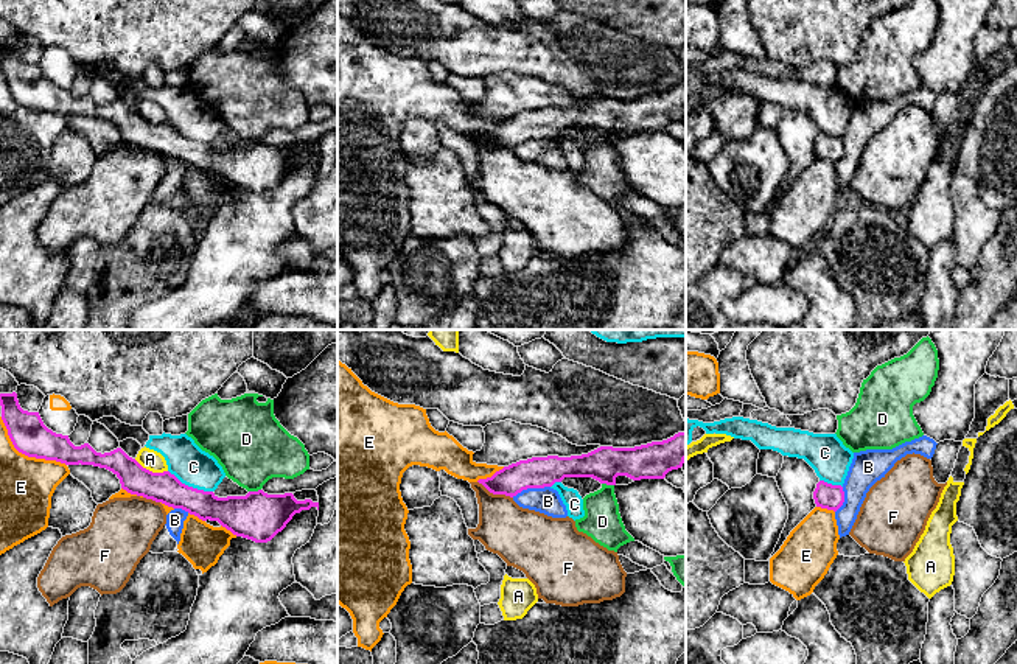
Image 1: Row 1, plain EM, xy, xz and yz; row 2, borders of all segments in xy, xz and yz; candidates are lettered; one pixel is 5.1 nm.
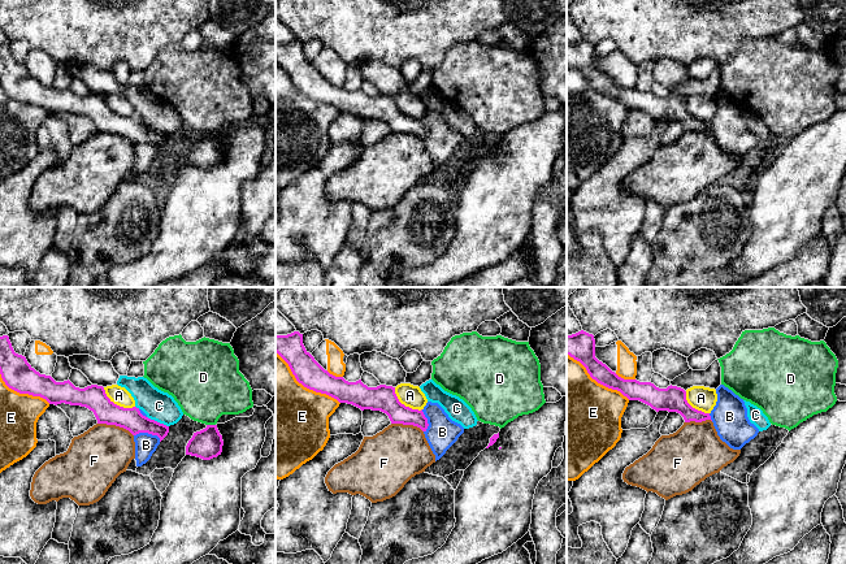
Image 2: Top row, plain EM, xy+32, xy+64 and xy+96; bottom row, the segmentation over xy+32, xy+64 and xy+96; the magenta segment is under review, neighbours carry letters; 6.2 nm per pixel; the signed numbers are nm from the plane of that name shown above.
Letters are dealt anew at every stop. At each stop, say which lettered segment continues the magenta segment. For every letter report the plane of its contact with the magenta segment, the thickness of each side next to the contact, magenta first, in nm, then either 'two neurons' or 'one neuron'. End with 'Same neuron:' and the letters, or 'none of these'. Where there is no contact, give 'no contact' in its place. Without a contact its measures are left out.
A: meets magenta in xy; 160 nm thick on the magenta side, 110 nm on the other; two neurons
B: meets magenta in xz; 160 nm thick on the magenta side, 140 nm on the other; two neurons
C: meets magenta in xy; 170 nm thick on the magenta side, 200 nm on the other; two neurons
D: meets magenta in xy; 260 nm thick on the magenta side, 380 nm on the other; two neurons
E: meets magenta in xy; 190 nm thick on the magenta side, 280 nm on the other; two neurons
F: meets magenta in xz; 160 nm thick on the magenta side, 300 nm on the other; two neurons
Same neuron: none of these

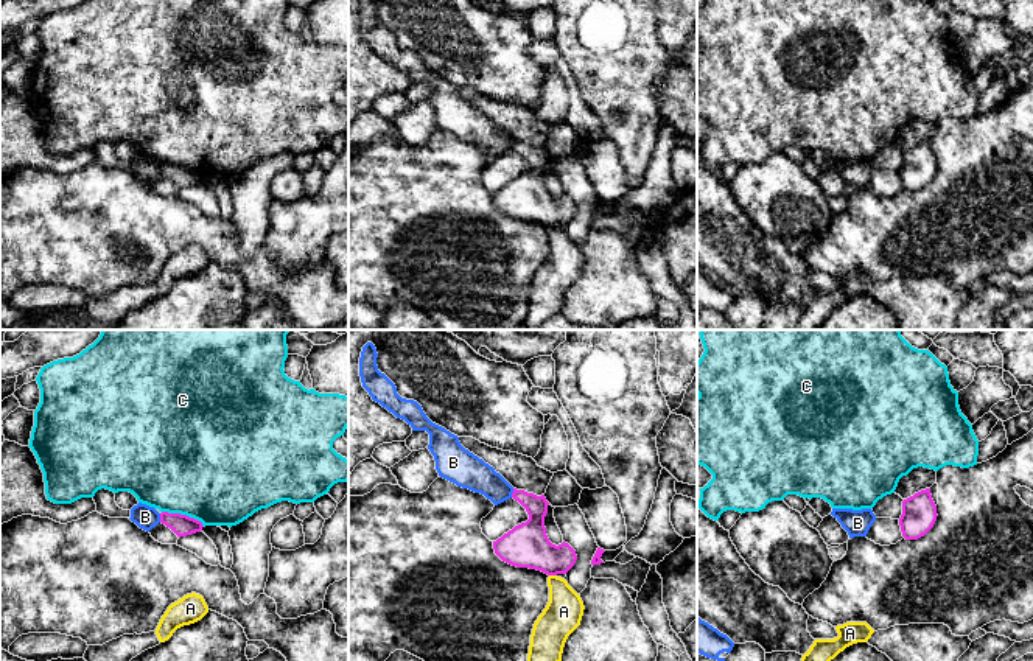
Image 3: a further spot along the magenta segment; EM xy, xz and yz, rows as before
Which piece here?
A: meets magenta in xz; 220 nm thick on the magenta side, 190 nm on the other; two neurons
B: meets magenta in xy; 110 nm thick on the magenta side, 120 nm on the other; two neurons
C: meets magenta in xy; 110 nm thick on the magenta side, 500 nm on the other; two neurons
Same neuron: none of these

